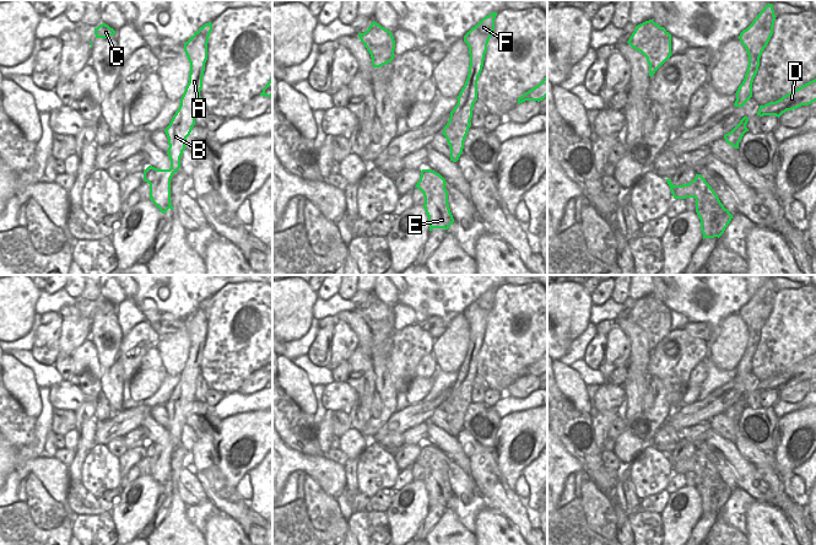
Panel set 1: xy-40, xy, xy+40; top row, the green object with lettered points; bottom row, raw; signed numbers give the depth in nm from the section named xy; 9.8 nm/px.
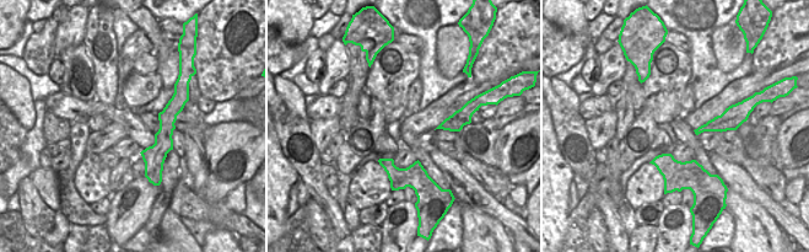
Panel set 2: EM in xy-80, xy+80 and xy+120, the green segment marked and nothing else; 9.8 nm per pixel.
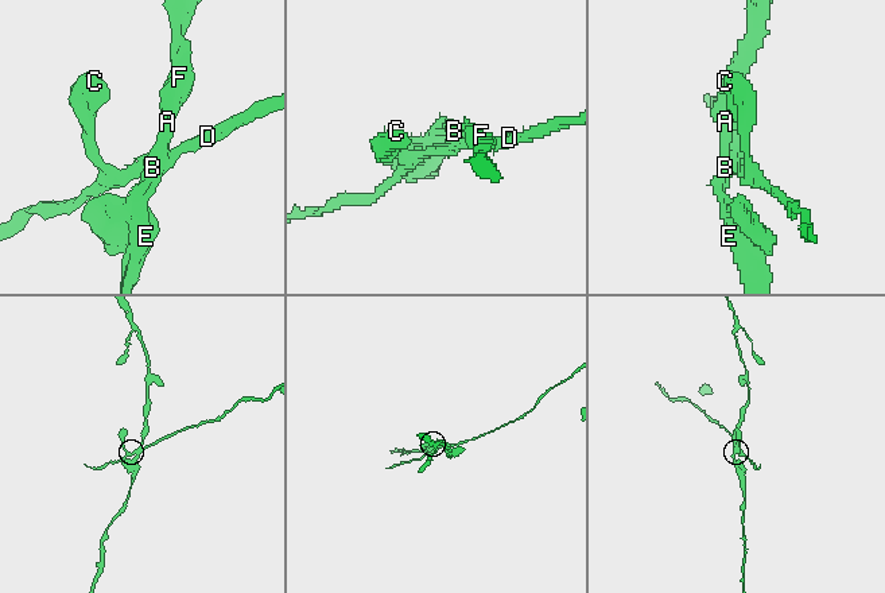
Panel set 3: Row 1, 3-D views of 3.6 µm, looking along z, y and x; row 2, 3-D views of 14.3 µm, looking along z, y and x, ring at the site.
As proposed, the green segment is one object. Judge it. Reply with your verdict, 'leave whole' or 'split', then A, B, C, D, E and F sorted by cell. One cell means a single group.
split | A B E F / C D

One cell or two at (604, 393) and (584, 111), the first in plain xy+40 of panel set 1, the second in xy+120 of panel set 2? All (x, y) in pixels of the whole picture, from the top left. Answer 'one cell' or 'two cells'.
one cell

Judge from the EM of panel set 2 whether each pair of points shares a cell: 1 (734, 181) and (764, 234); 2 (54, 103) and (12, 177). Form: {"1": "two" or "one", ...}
{"1": "two", "2": "two"}

